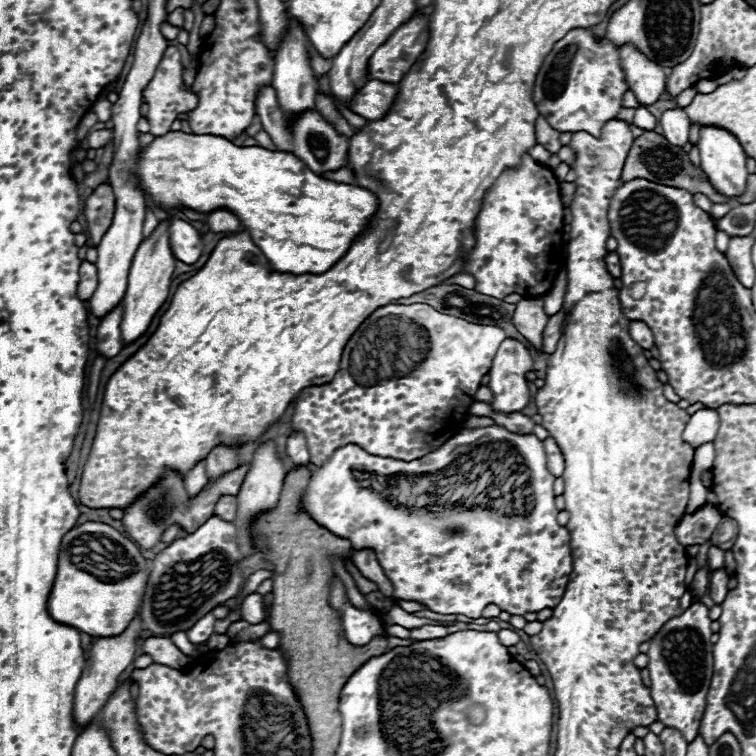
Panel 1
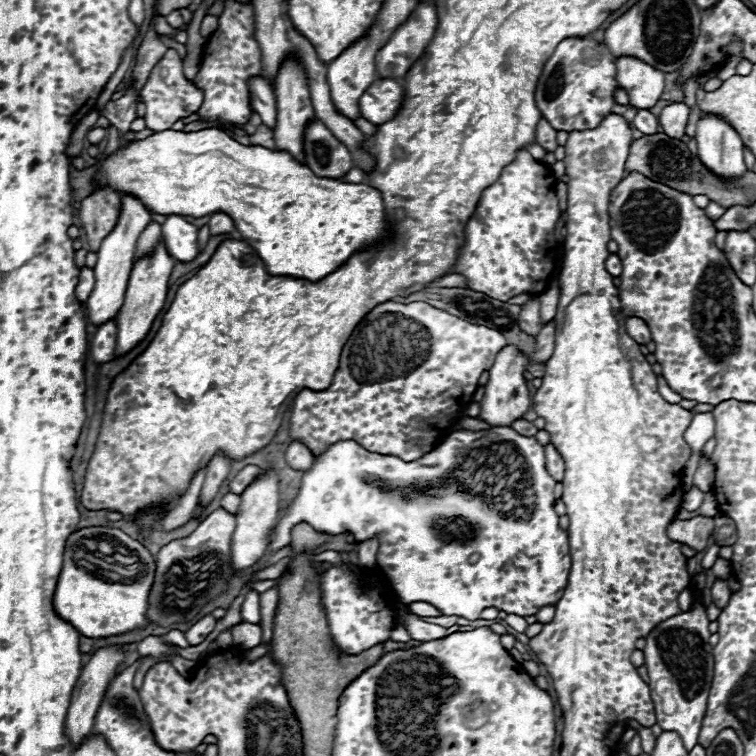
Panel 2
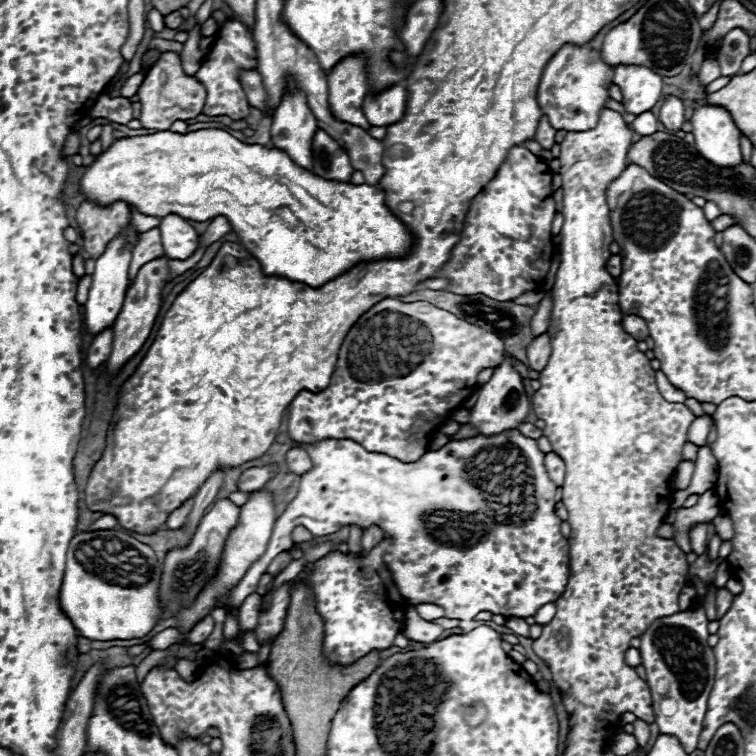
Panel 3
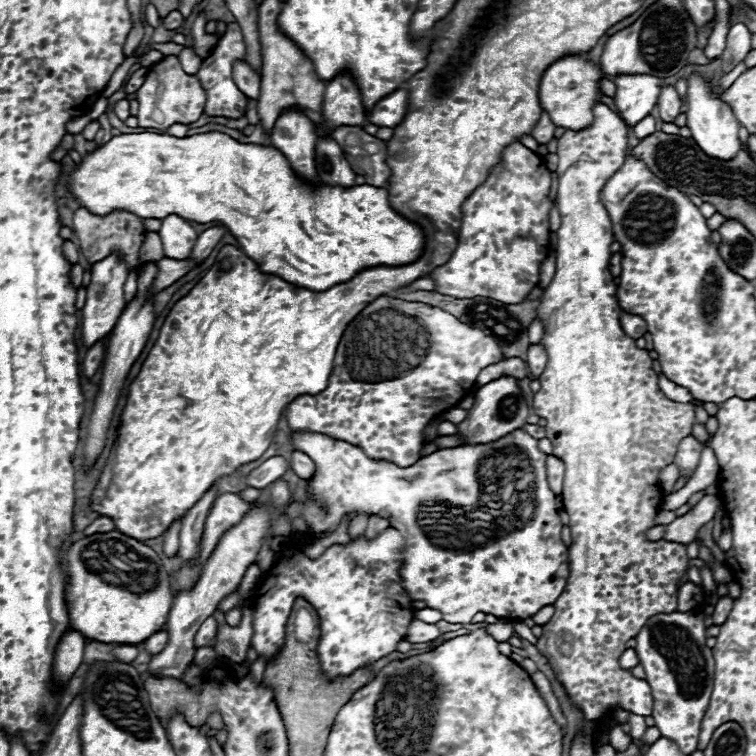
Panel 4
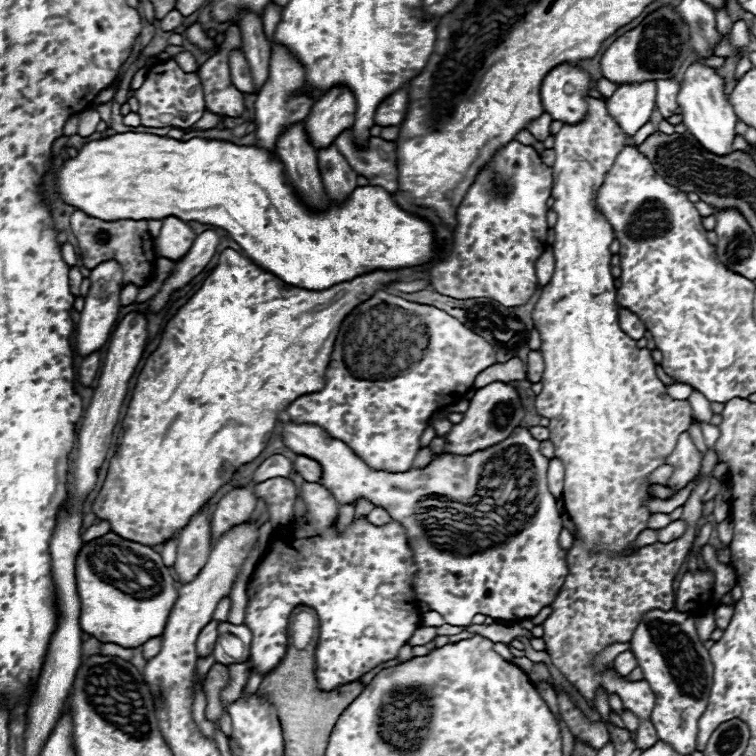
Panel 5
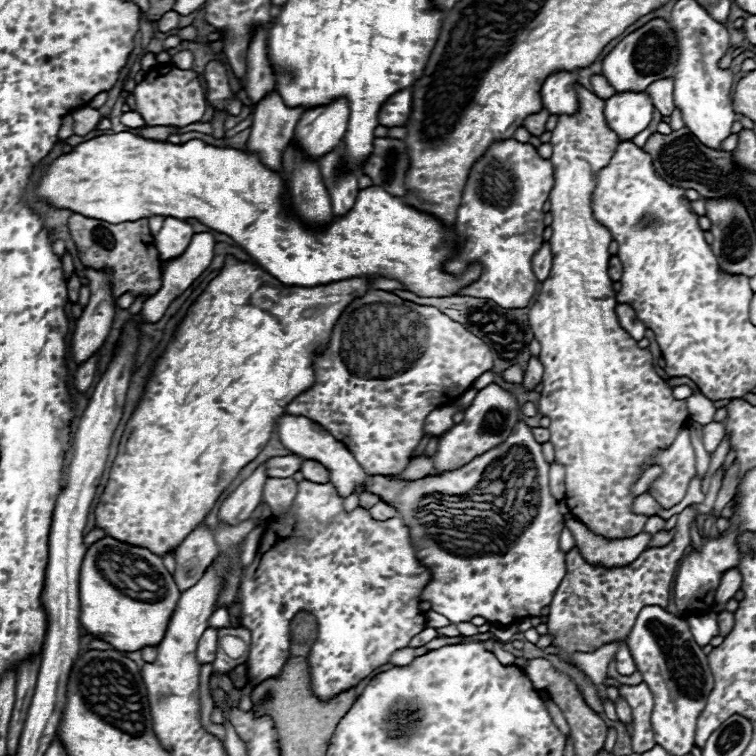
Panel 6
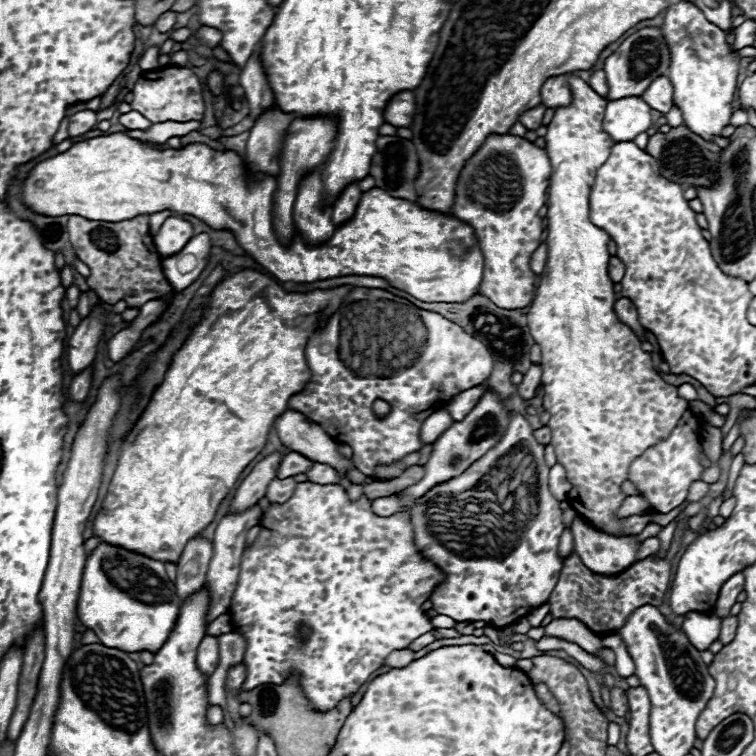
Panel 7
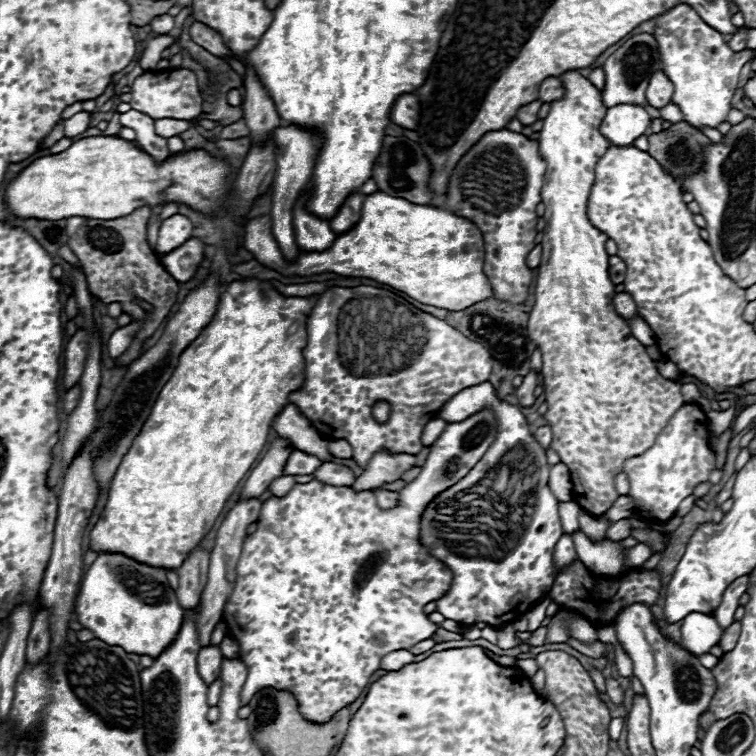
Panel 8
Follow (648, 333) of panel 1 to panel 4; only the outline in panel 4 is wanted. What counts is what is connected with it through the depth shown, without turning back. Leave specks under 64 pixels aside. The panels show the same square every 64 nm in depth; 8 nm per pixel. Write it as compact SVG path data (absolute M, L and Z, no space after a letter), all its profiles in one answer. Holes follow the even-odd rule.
M622 314L620 316L620 324L622 324L622 330L630 336L630 338L634 338L634 340L638 340L638 338L642 338L648 330L646 330L646 322L642 320L642 318L638 318L636 314Z

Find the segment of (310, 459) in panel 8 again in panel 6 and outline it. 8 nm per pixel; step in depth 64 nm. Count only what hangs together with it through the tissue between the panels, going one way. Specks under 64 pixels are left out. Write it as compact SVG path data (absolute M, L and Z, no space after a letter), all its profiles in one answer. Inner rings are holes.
M272 456L266 460L266 476L268 478L290 478L302 466L302 458L292 456Z

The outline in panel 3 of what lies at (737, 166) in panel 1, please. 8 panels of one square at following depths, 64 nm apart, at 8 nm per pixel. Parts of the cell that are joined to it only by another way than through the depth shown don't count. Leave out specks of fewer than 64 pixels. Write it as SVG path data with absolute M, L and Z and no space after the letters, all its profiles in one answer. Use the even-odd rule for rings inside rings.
M700 104L690 118L698 152L714 166L740 166L740 130L724 108Z

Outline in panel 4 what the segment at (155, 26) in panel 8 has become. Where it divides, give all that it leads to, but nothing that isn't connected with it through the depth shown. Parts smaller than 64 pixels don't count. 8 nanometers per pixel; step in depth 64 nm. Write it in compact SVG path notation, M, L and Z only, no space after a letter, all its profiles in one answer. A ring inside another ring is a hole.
M174 10L174 12L170 12L166 18L162 18L162 26L168 28L168 30L174 30L174 28L182 26L182 22L184 22L184 16L182 16L178 10Z

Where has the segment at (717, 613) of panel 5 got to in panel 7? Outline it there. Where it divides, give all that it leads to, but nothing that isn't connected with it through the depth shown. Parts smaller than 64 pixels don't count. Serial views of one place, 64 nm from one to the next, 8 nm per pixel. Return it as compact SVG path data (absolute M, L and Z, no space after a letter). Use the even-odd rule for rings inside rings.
M726 616L726 618L722 618L722 624L720 624L720 640L722 640L724 644L728 644L728 642L734 638L736 626L738 626L738 618L736 618L736 616Z

